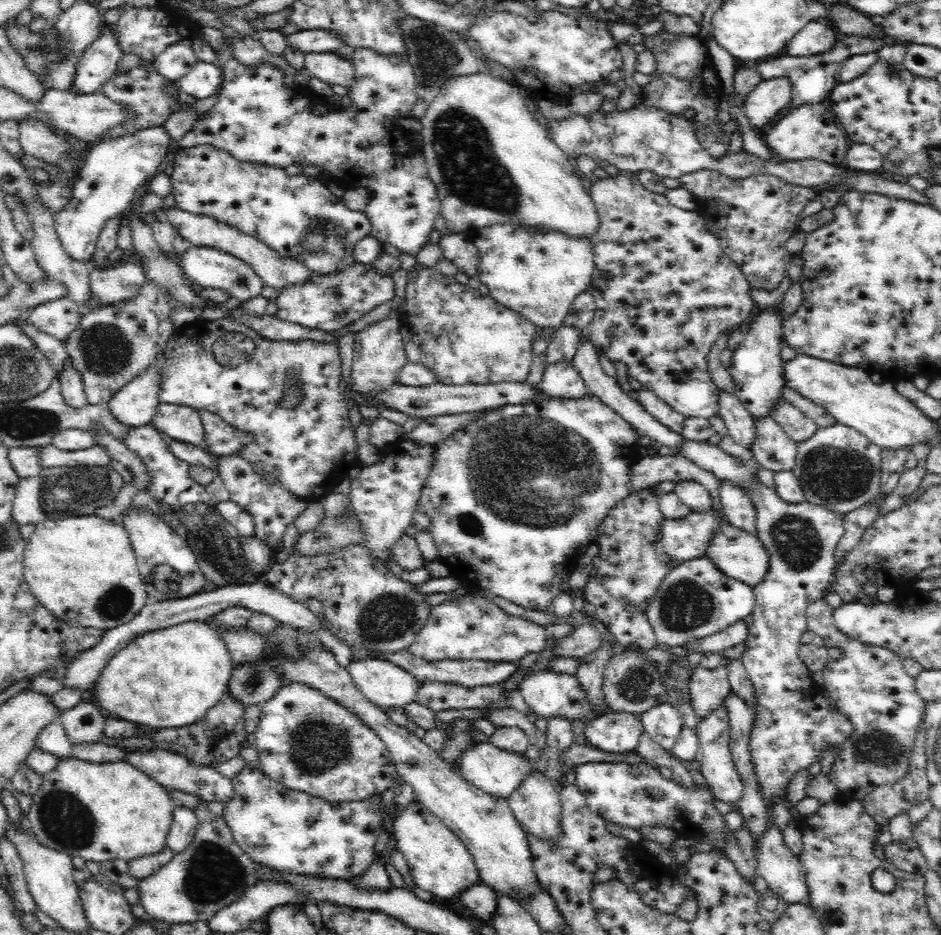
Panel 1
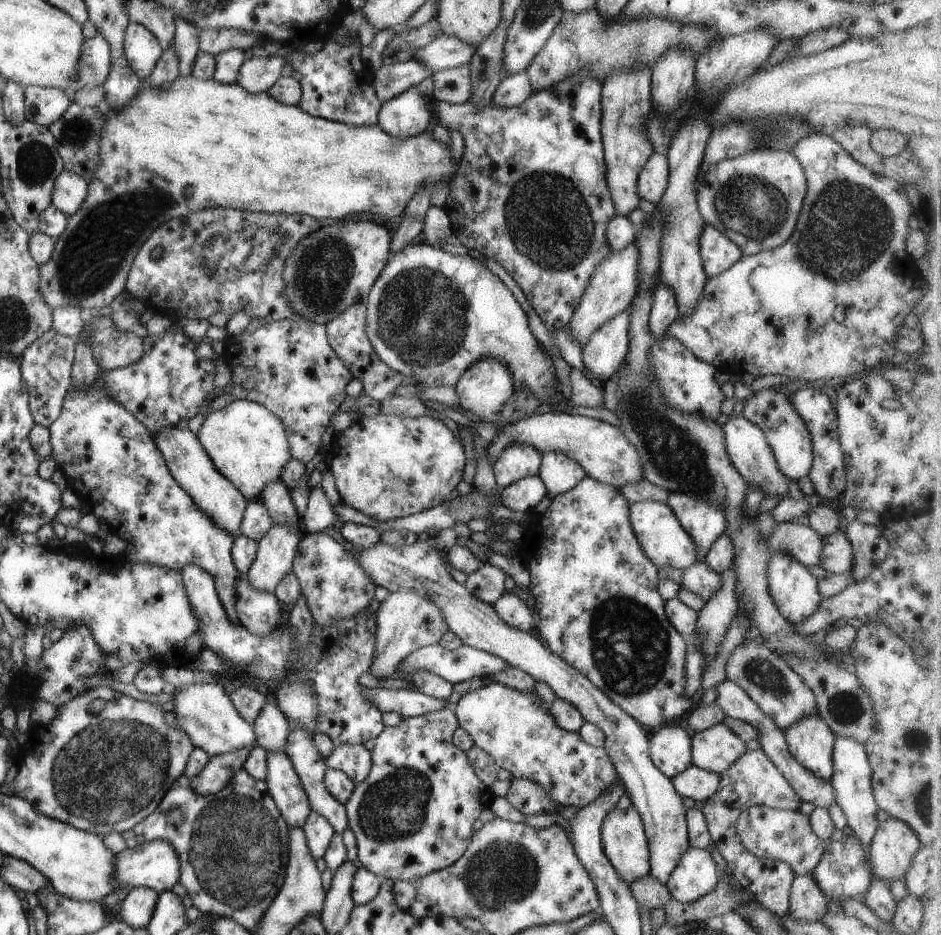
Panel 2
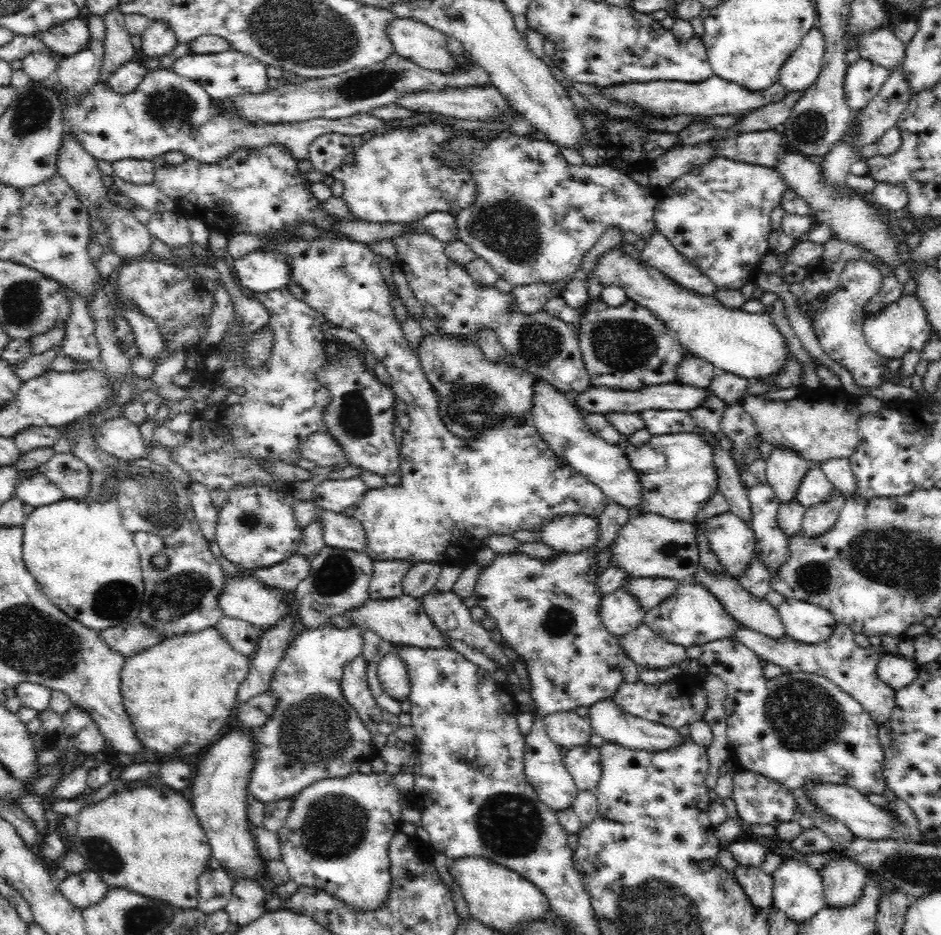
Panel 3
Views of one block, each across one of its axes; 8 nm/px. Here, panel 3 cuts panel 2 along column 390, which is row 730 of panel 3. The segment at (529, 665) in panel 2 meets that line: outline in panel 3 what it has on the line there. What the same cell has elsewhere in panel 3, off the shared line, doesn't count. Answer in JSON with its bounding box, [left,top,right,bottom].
[544,711,593,749]

